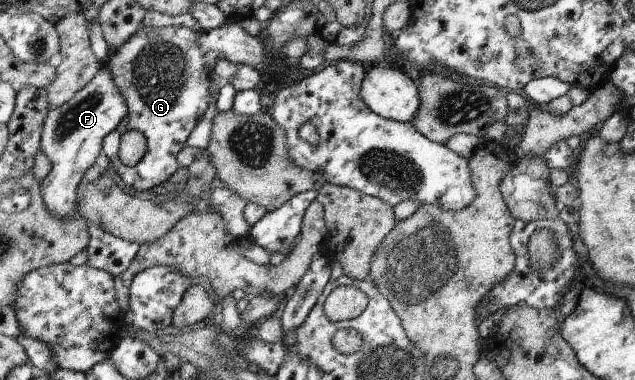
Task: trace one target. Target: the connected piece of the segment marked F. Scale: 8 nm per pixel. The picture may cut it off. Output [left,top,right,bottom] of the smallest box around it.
[40,68,128,221]

